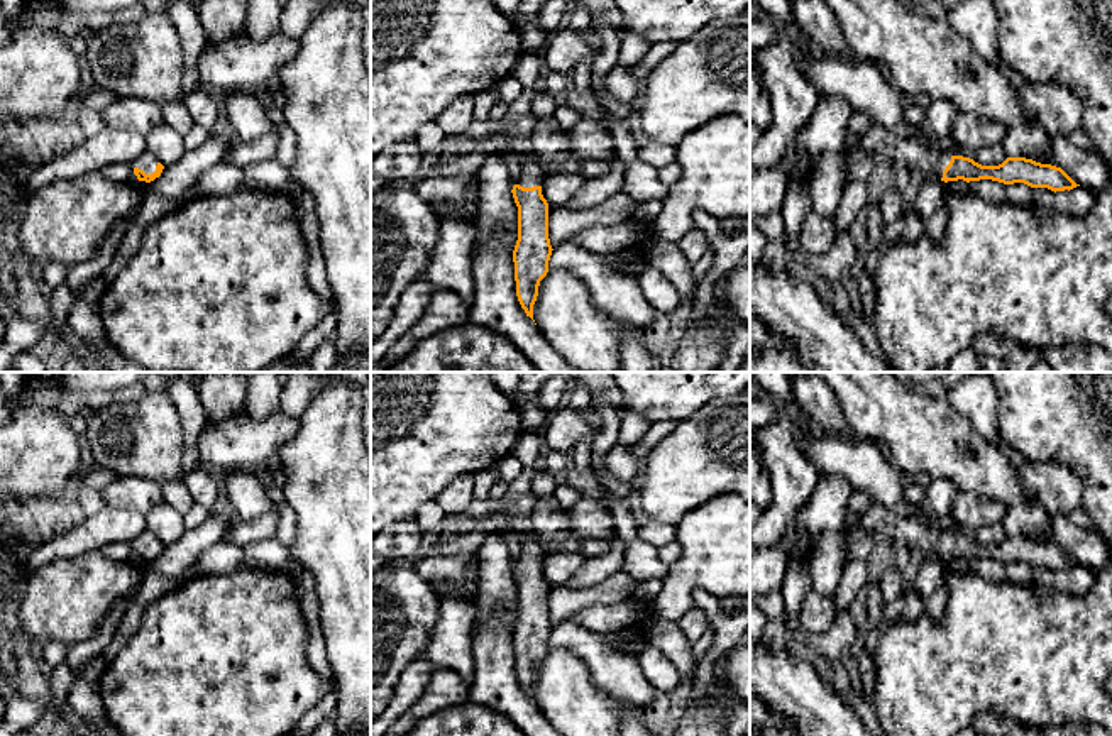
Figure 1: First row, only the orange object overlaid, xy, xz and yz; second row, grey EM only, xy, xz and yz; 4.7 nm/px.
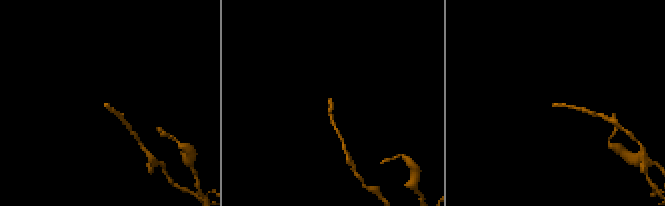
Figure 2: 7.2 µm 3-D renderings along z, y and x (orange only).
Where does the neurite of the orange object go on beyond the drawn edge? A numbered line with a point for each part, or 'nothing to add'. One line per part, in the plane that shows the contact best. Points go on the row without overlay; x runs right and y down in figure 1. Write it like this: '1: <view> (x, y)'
1: xy (148, 542)

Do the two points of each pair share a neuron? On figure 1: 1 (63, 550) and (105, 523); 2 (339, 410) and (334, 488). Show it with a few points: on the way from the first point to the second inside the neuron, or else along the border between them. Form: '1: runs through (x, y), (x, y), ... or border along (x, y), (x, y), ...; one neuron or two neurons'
1: runs through (73, 542), (95, 532); one neuron
2: runs through (334, 428), (334, 469); one neuron

